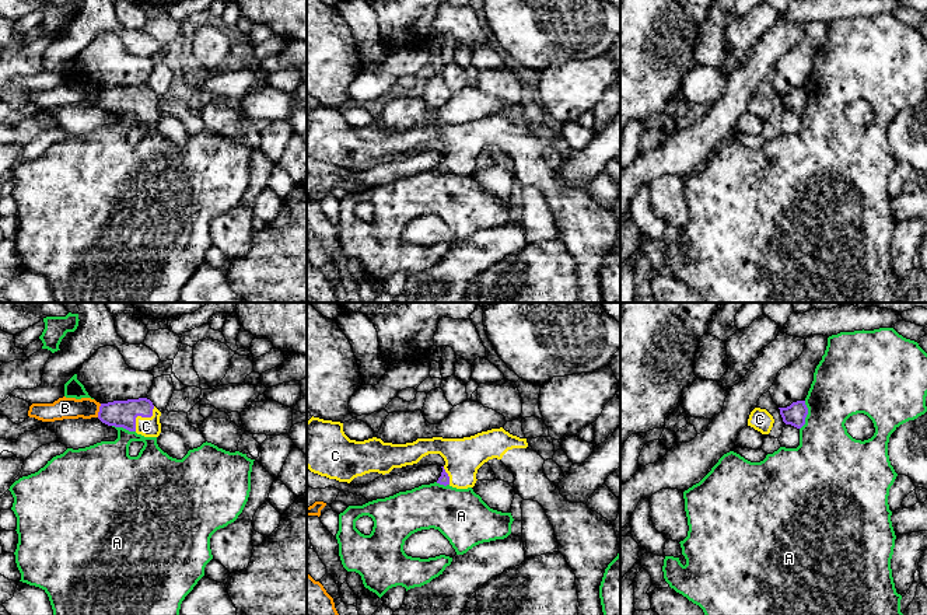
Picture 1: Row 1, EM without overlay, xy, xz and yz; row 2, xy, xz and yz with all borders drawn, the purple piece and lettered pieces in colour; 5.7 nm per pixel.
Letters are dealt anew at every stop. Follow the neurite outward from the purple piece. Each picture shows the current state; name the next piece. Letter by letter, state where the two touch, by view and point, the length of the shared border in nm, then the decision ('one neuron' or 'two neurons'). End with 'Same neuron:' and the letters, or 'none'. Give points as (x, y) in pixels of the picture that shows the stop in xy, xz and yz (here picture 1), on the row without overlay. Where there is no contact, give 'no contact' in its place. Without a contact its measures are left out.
A: contact yz (807, 100); length 170 nm; two neurons
B: contact xy (100, 97); length 80 nm; two neurons
C: contact xy (142, 102); length 180 nm; one neuron
Same neuron: C

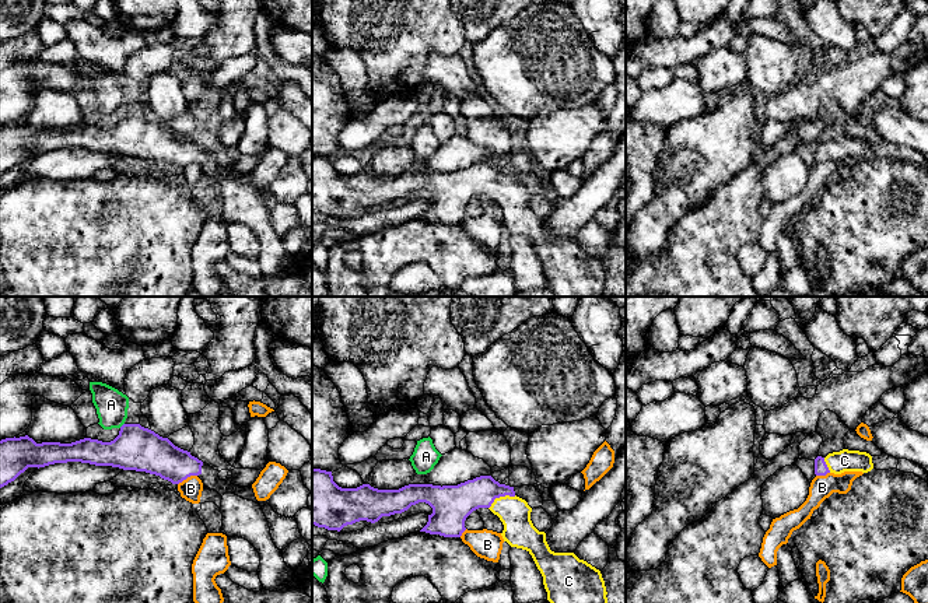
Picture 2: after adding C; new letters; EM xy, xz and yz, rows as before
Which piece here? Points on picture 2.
A: contact xy (122, 112); length 40 nm; two neurons
B: contact xy (186, 164); length 130 nm; two neurons
C: contact xz (500, 182); length 180 nm; one neuron
Same neuron: C

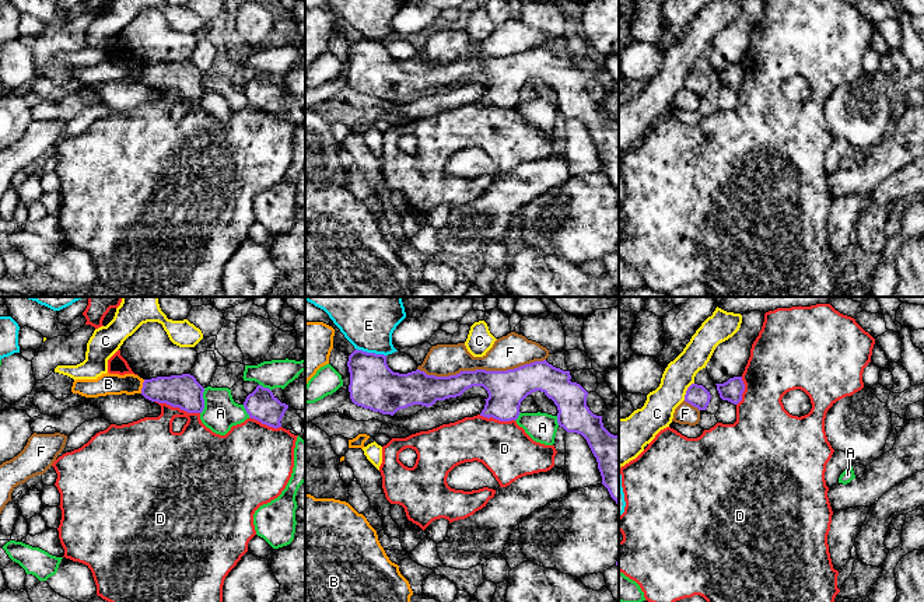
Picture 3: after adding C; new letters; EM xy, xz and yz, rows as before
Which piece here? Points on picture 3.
A: contact xy (203, 87); length 150 nm; two neurons
B: contact xy (143, 73); length 80 nm; two neurons
C: contact yz (686, 77); length 120 nm; two neurons
D: contact xy (178, 93); length 260 nm; two neurons
E: contact xz (371, 39); length 180 nm; two neurons
F: contact xz (480, 56); length 750 nm; two neurons
Same neuron: none

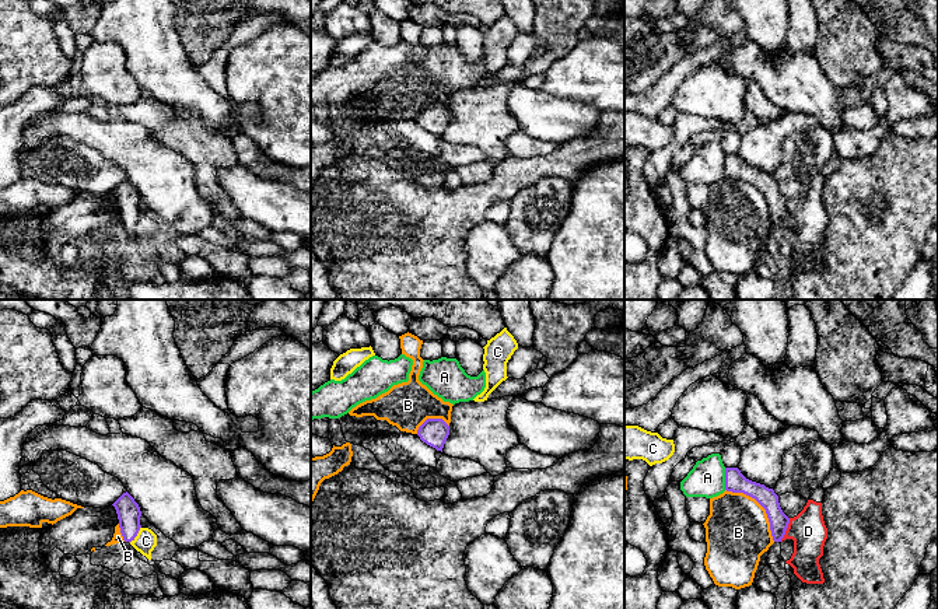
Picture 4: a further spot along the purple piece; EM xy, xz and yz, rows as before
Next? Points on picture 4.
A: contact yz (725, 165); length 130 nm; two neurons
B: contact yz (760, 191); length 420 nm; two neurons
C: contact xy (136, 221); length 120 nm; two neurons
D: contact yz (786, 216); length 150 nm; one neuron
Same neuron: D

